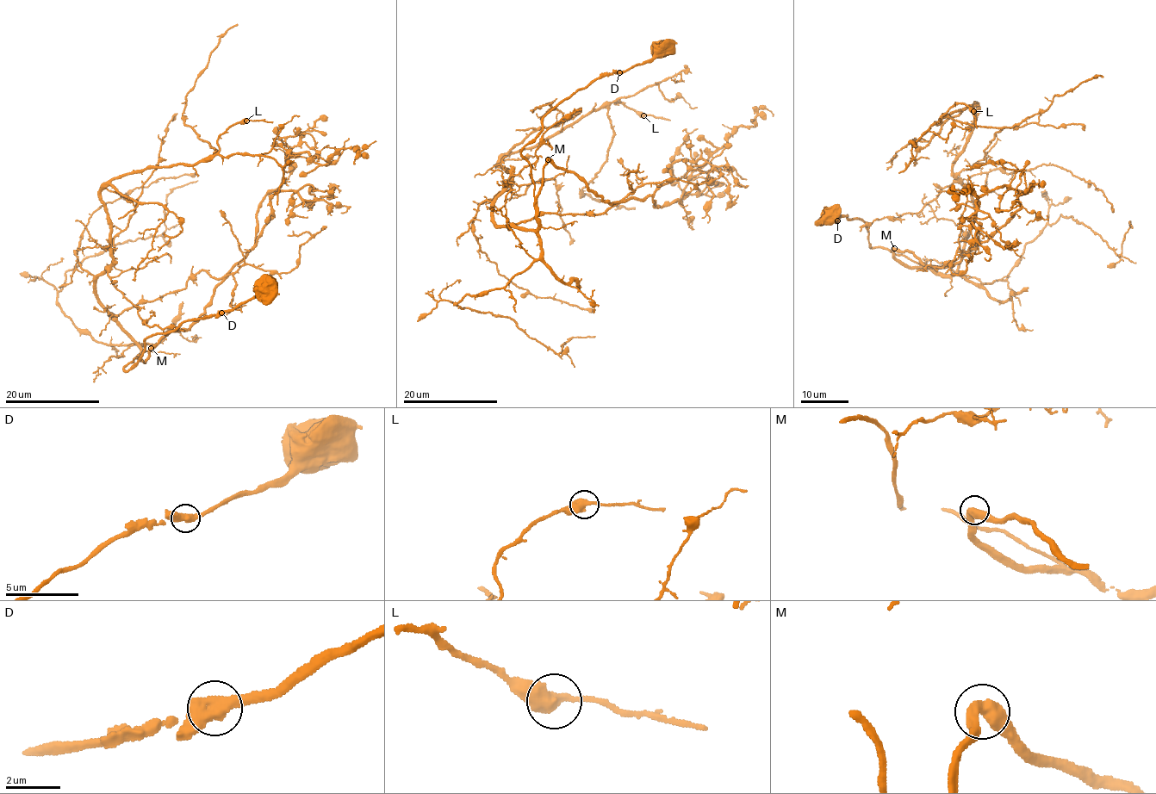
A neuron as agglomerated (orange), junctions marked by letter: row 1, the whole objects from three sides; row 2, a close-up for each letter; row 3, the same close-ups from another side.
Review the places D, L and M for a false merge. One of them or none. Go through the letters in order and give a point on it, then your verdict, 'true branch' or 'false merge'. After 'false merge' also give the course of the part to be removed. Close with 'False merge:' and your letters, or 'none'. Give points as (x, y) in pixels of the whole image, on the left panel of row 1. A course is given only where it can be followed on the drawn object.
D: place (221, 313); true branch
L: place (246, 120); true branch
M: place (151, 348); true branch
False merge: none

